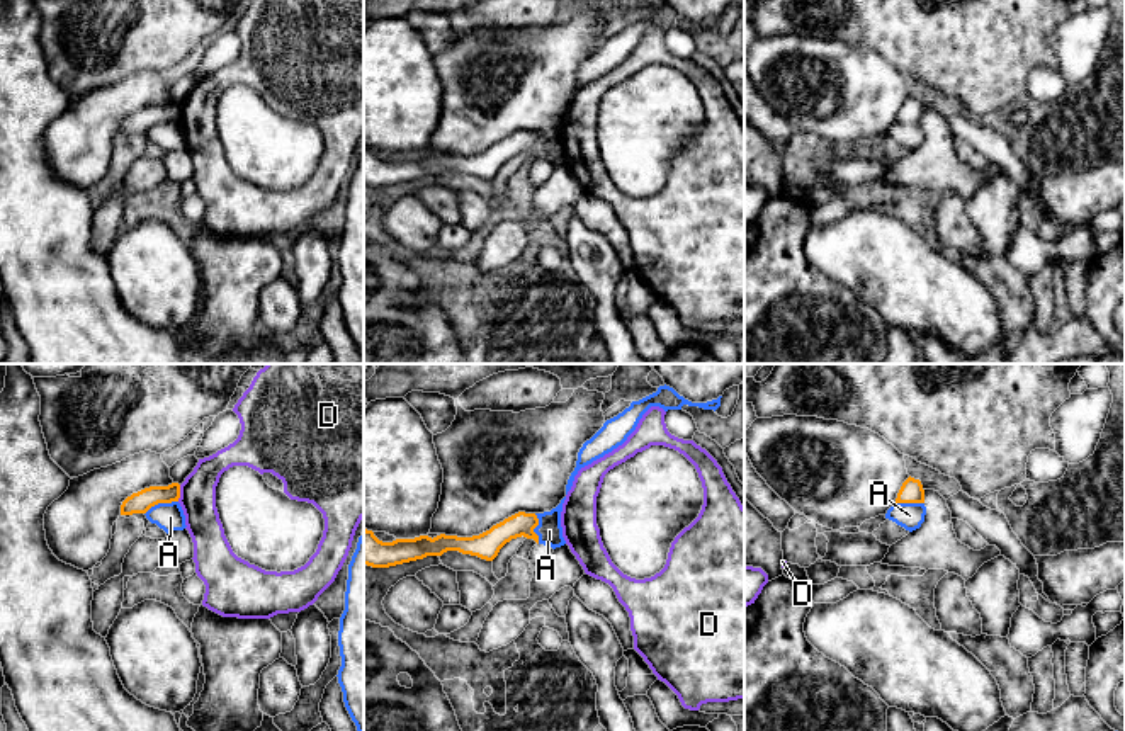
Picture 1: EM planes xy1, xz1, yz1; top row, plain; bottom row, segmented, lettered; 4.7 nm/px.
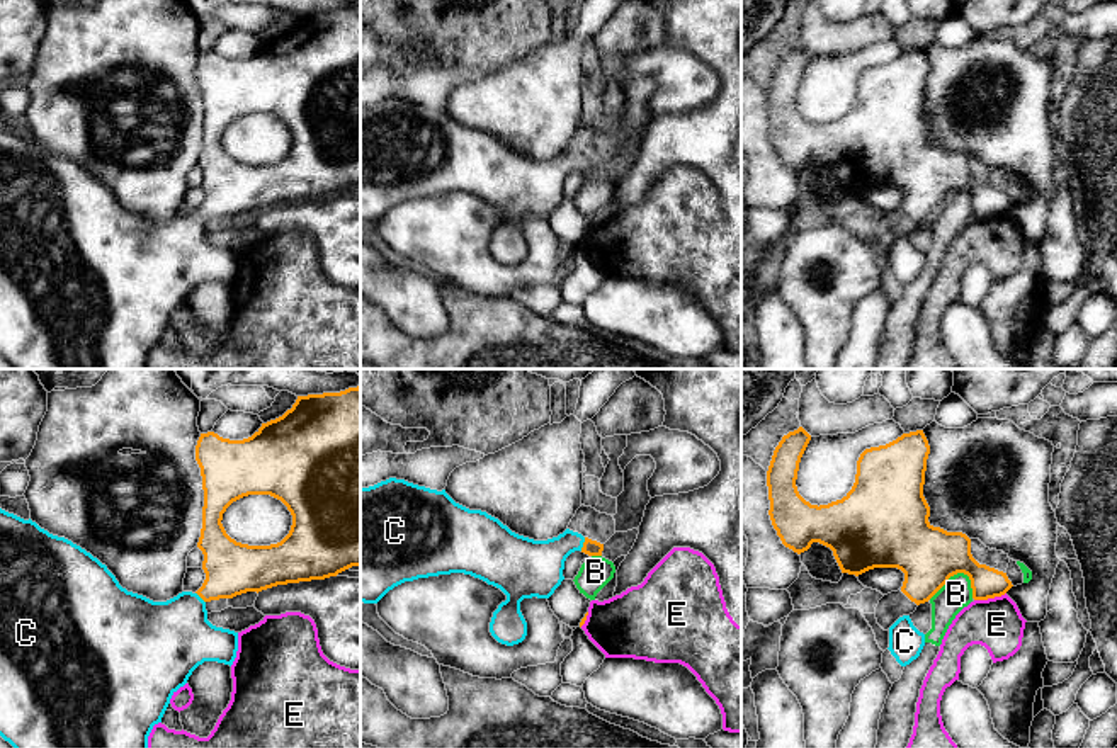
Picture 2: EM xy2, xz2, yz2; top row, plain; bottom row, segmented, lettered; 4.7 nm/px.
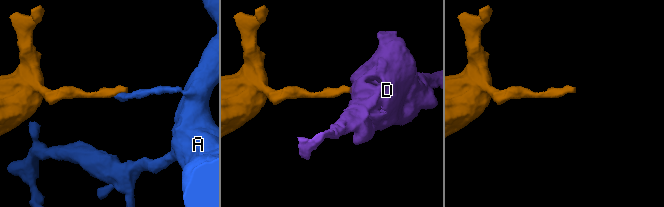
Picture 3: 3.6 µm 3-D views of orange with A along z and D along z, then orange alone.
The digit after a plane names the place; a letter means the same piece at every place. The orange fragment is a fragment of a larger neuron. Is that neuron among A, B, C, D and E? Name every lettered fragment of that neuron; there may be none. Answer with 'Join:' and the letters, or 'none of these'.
Join: C

